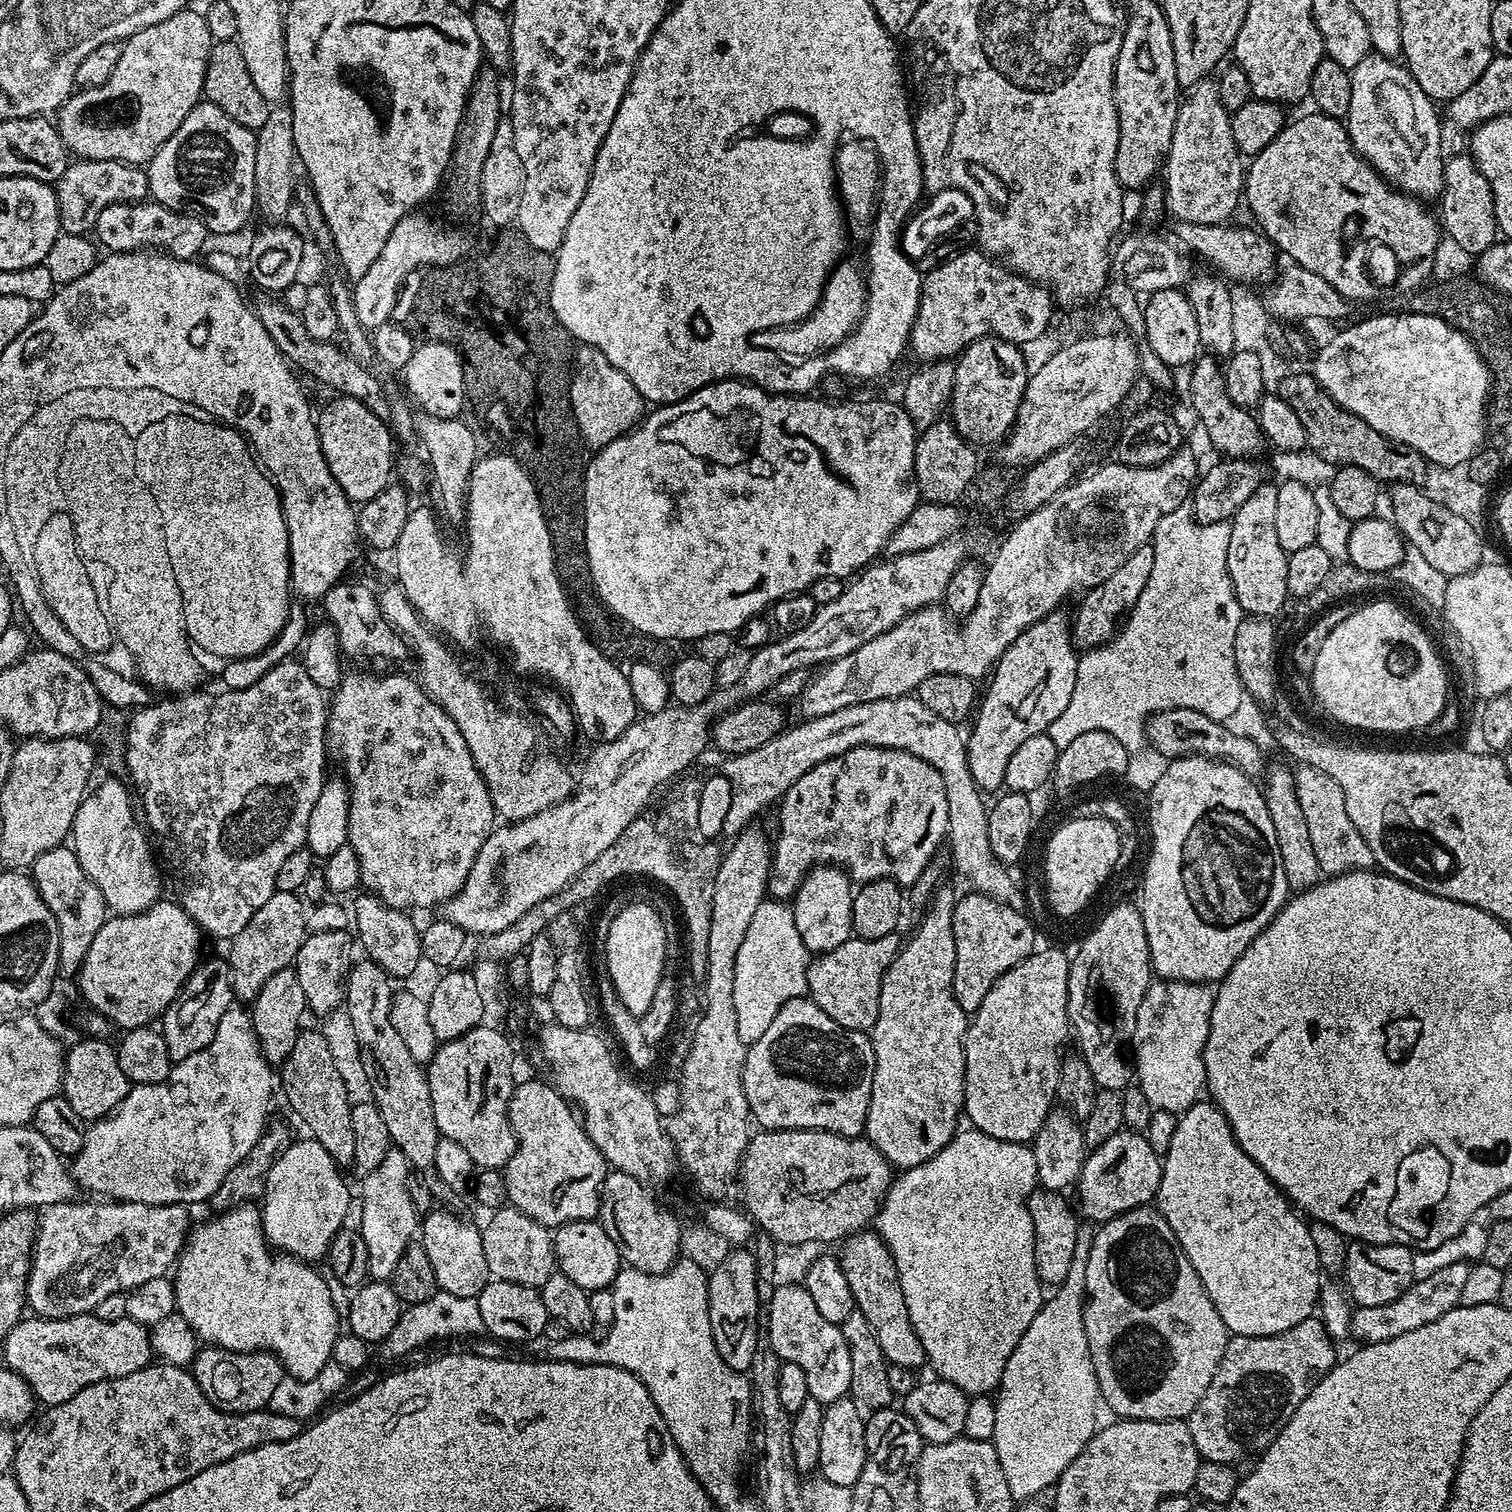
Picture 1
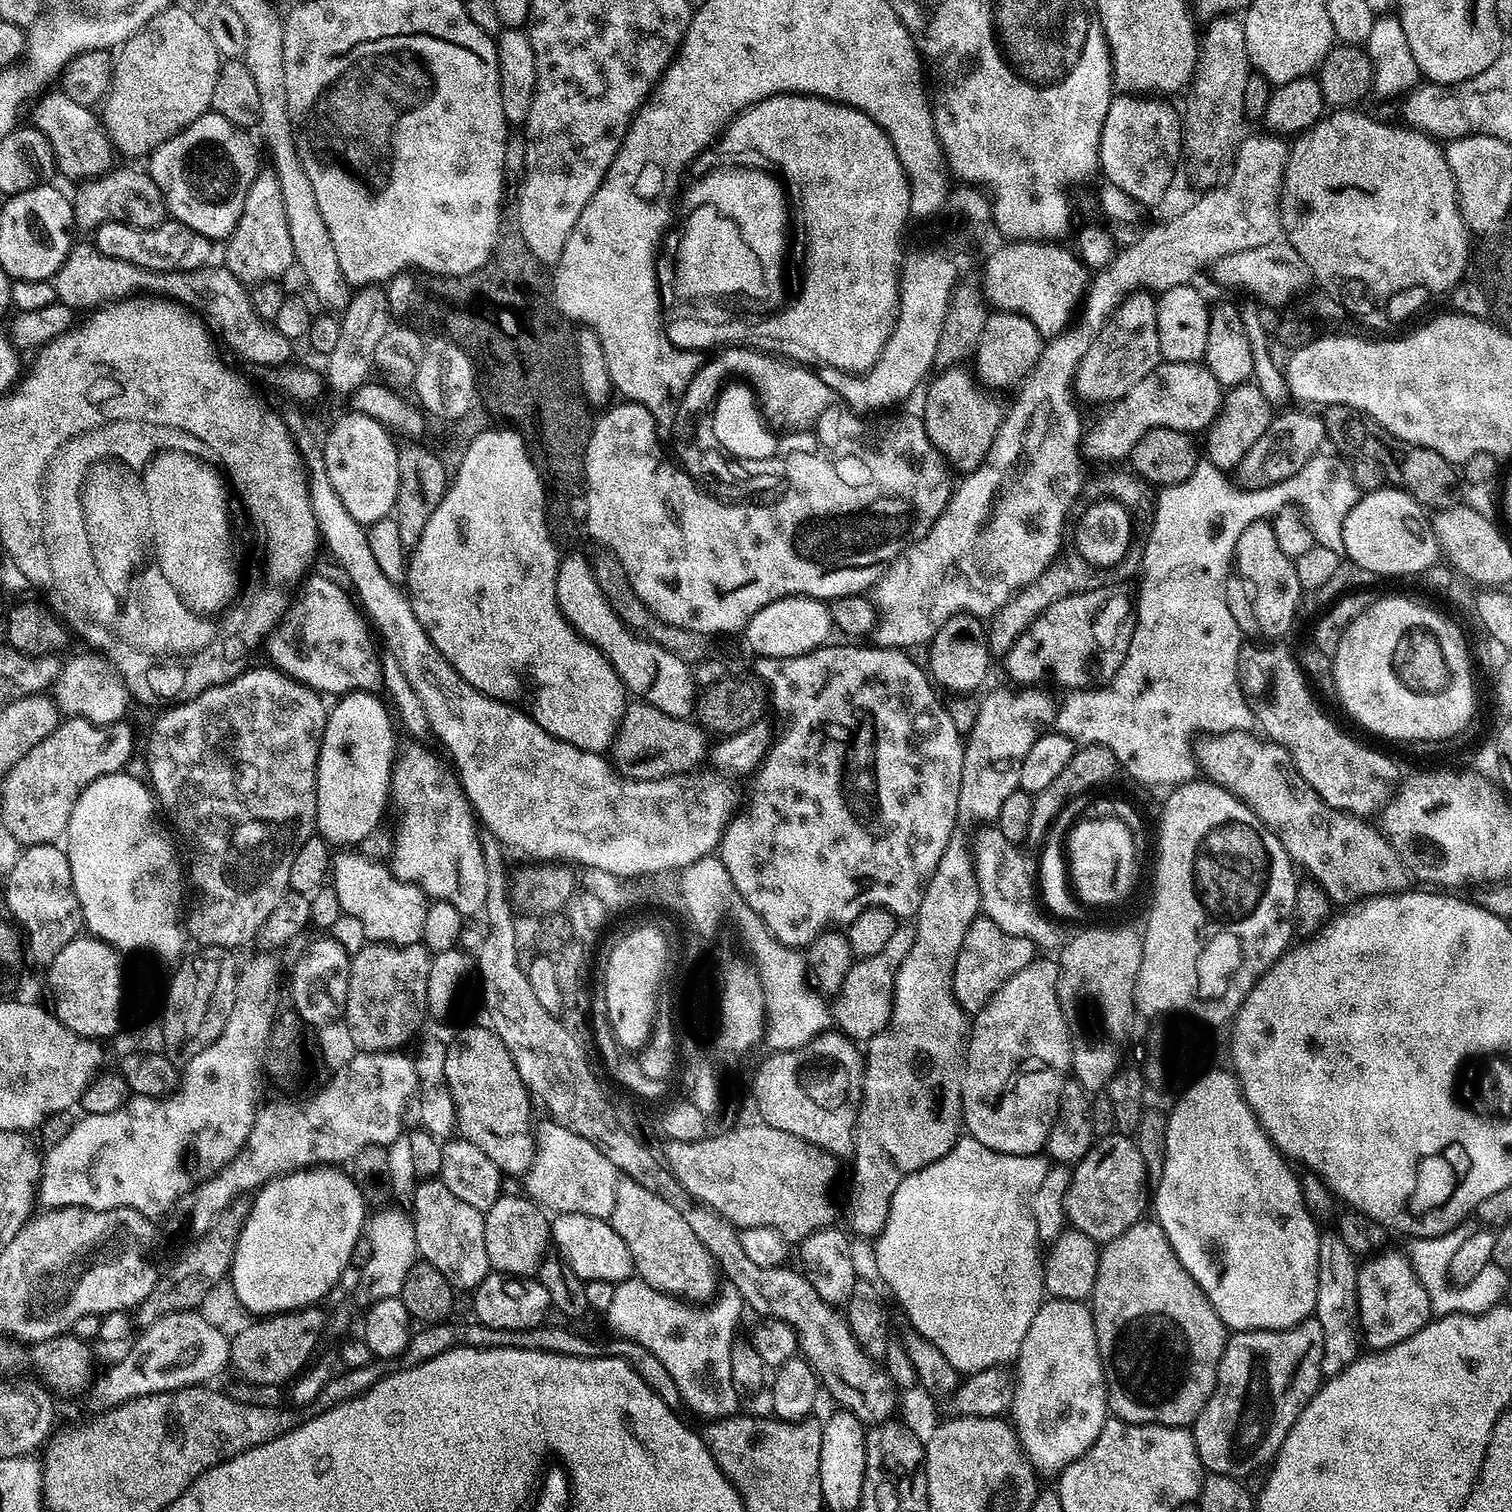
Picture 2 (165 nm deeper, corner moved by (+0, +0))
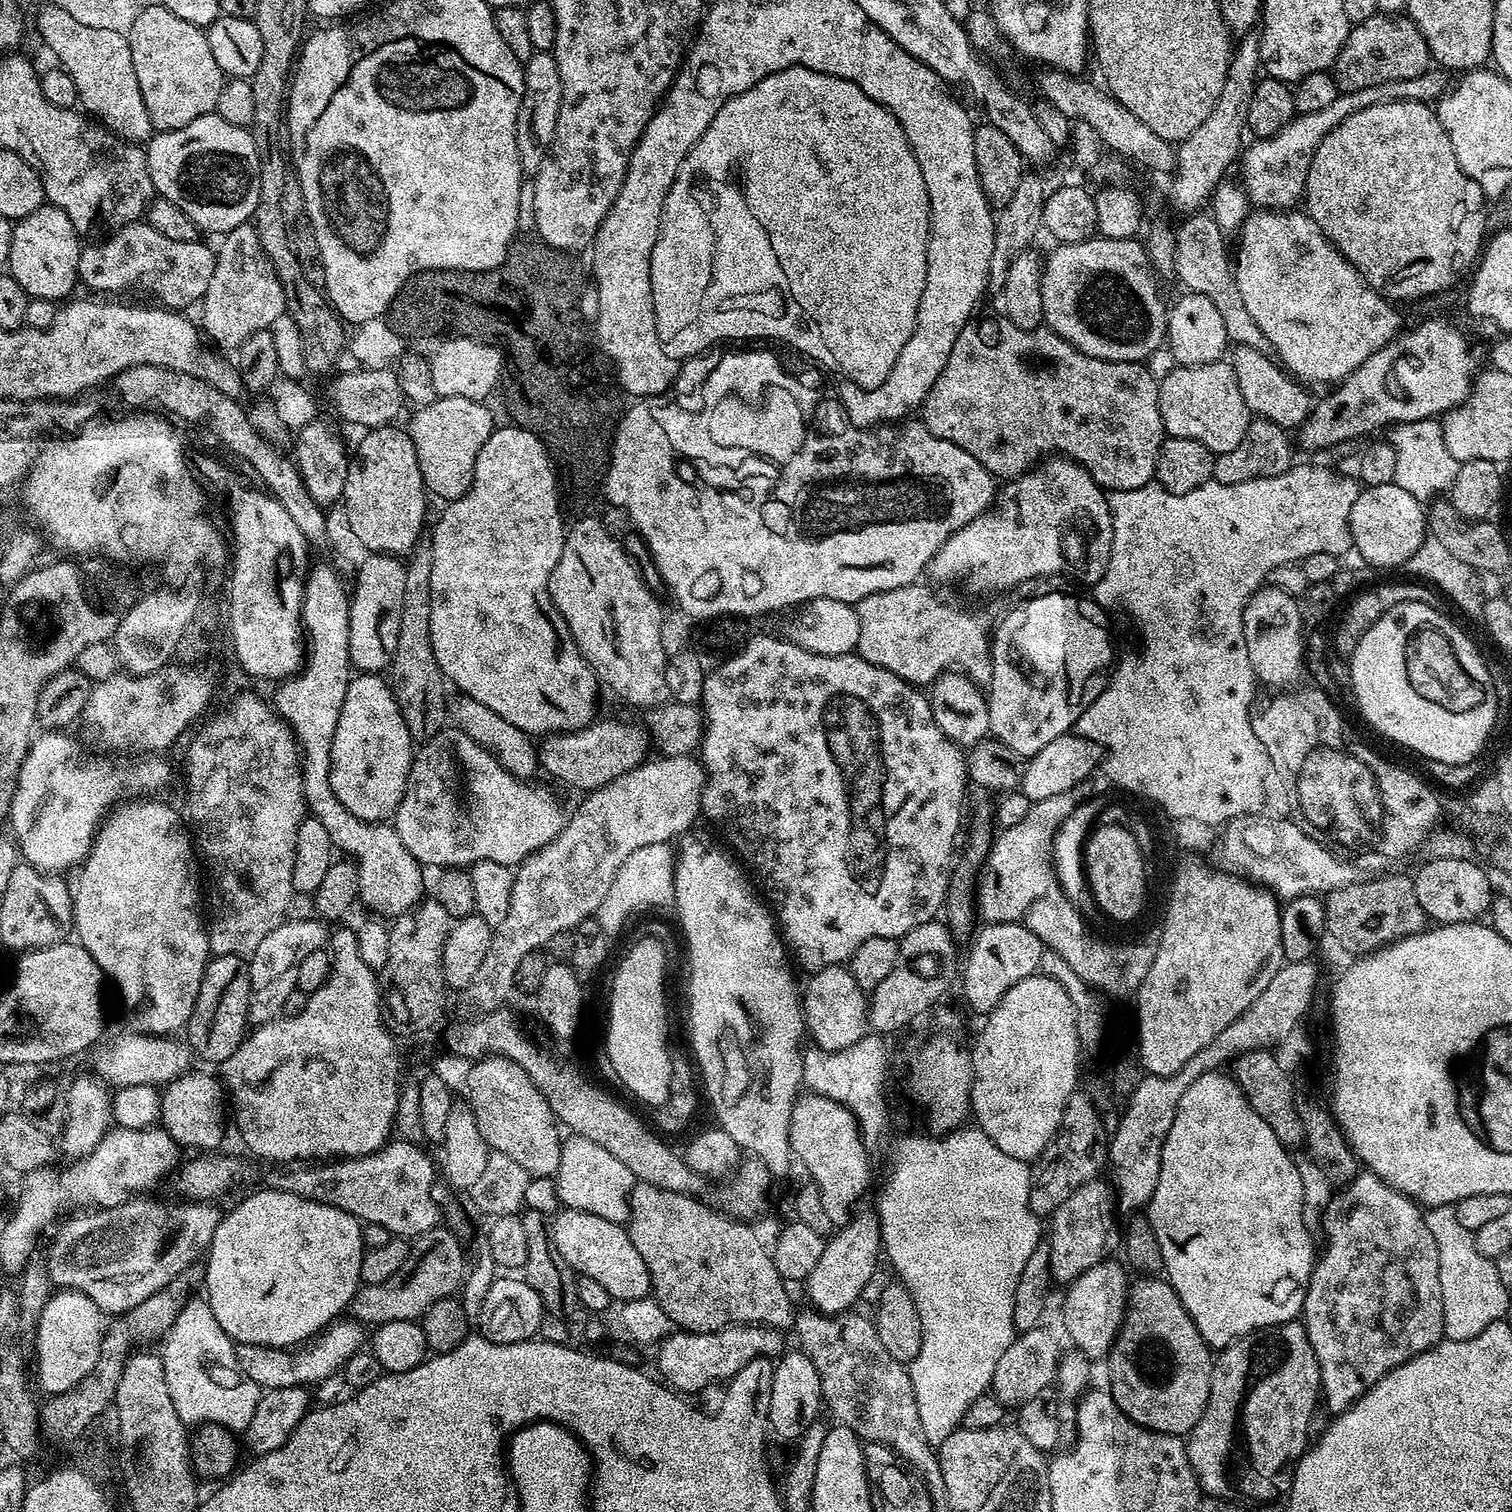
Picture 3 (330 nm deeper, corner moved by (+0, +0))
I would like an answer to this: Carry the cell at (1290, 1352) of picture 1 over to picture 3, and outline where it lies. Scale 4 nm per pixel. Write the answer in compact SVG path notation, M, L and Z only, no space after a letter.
M1299 1319L1288 1320L1284 1324L1271 1324L1268 1328L1258 1328L1254 1332L1247 1332L1239 1340L1233 1340L1227 1348L1223 1349L1215 1357L1212 1366L1212 1381L1210 1382L1208 1405L1200 1421L1193 1426L1192 1431L1186 1437L1190 1466L1194 1470L1196 1481L1199 1482L1201 1489L1207 1495L1221 1496L1223 1500L1239 1501L1243 1498L1245 1501L1272 1502L1277 1498L1283 1497L1288 1489L1292 1487L1292 1469L1296 1467L1300 1457L1304 1455L1306 1449L1309 1447L1310 1436L1308 1440L1308 1423L1311 1422L1312 1415L1316 1412L1316 1404L1318 1408L1321 1400L1322 1389L1320 1386L1318 1358L1314 1354L1314 1346L1310 1346L1310 1338L1306 1334L1303 1323Z

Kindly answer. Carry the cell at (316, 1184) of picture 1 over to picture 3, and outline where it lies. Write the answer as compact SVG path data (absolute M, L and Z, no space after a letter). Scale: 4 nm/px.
M275 1190L263 1191L246 1197L221 1215L206 1253L208 1265L202 1268L202 1288L208 1291L206 1299L218 1326L237 1345L300 1346L333 1323L360 1291L360 1271L366 1251L362 1224L348 1212L317 1200Z

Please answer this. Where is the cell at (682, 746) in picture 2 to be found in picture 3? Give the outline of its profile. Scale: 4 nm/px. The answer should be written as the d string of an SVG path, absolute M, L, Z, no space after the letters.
M604 720L593 722L586 728L580 728L576 732L557 732L541 739L538 744L538 764L544 768L556 780L561 780L568 788L577 788L580 794L595 792L597 788L614 782L622 774L634 770L649 759L650 737L643 727L636 724L627 724L624 720Z

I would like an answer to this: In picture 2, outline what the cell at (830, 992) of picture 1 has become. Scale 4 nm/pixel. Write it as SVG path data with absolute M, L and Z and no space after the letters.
M901 923L894 930L890 942L881 953L870 959L857 959L852 965L846 982L840 987L834 1003L831 1005L835 1027L853 1042L867 1042L888 1027L892 1018L892 996L896 993L896 975L902 962L916 941L916 929L911 923Z

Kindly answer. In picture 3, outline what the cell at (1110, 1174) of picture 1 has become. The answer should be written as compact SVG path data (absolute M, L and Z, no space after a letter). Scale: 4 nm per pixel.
M1097 1178L1086 1182L1082 1186L1078 1186L1078 1190L1074 1190L1069 1198L1058 1206L1050 1218L1050 1238L1048 1245L1051 1250L1051 1274L1055 1283L1069 1284L1077 1280L1086 1270L1090 1270L1090 1266L1098 1266L1098 1262L1109 1259L1110 1252L1108 1248L1112 1248L1121 1243L1122 1232L1116 1229L1116 1220L1112 1216L1108 1216L1108 1212L1116 1212L1118 1205L1114 1195L1114 1188L1111 1183L1108 1184L1104 1178Z

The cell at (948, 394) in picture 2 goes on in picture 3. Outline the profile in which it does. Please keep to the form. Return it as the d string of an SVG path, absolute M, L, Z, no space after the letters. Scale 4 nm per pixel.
M1004 314L998 316L984 316L973 318L958 334L958 342L954 342L954 350L950 350L950 358L946 358L946 366L942 374L938 374L938 382L930 386L930 394L926 394L922 405L922 423L938 438L946 442L954 442L954 446L962 446L966 454L978 458L982 466L994 478L1007 482L1024 475L1029 468L1040 463L1041 460L1059 454L1067 459L1076 461L1085 468L1094 478L1094 482L1108 492L1121 492L1122 490L1138 490L1147 488L1153 483L1156 474L1156 463L1160 457L1160 447L1165 442L1166 433L1162 422L1160 409L1160 385L1157 377L1152 377L1152 372L1143 363L1114 362L1094 358L1090 354L1082 354L1082 350L1075 348L1066 338L1053 332L1047 326L1034 329L1022 329L1014 321L1009 320Z

